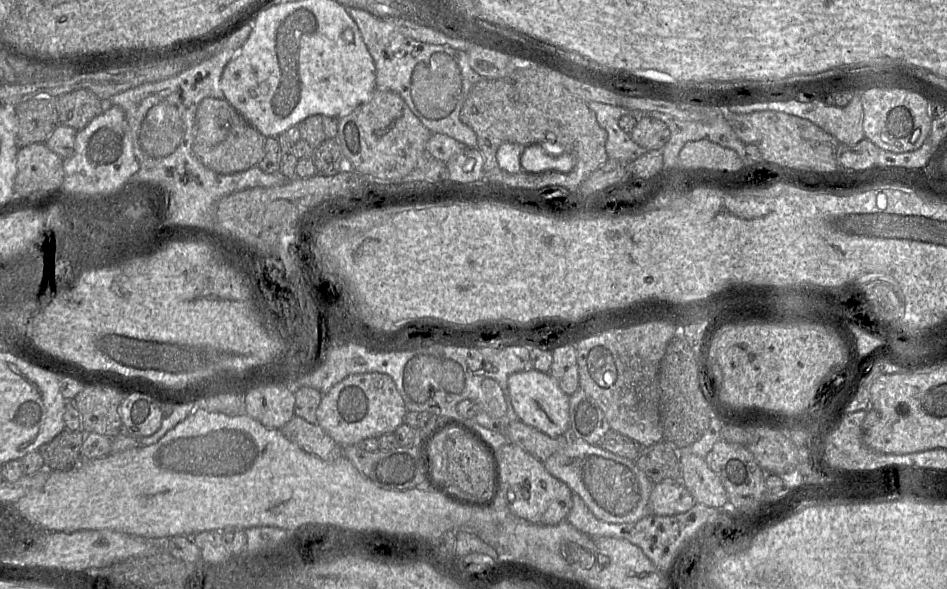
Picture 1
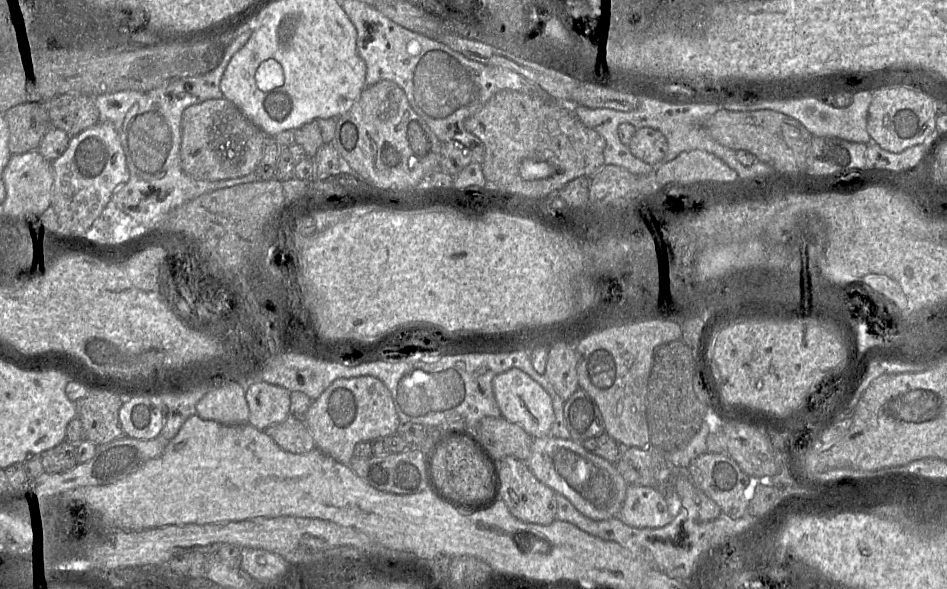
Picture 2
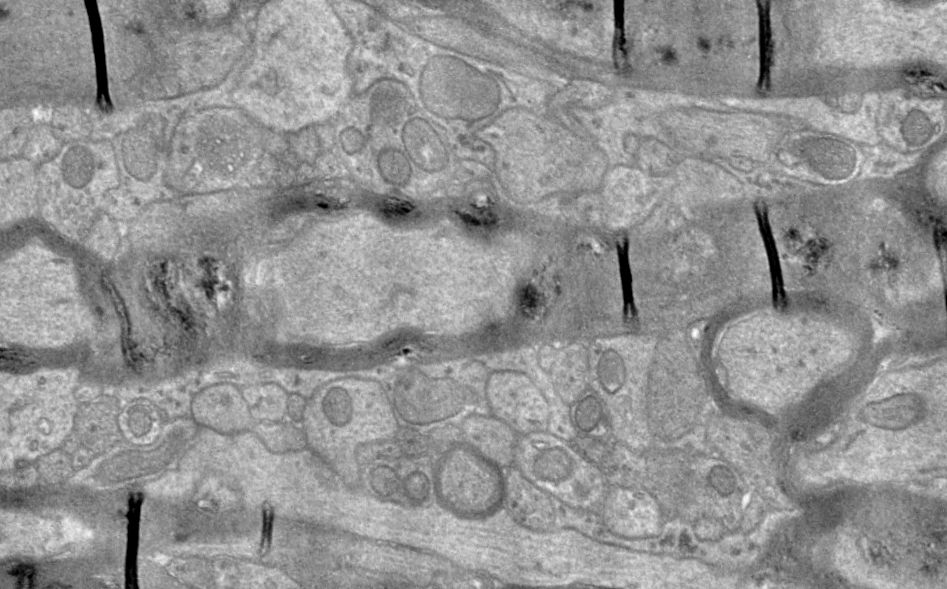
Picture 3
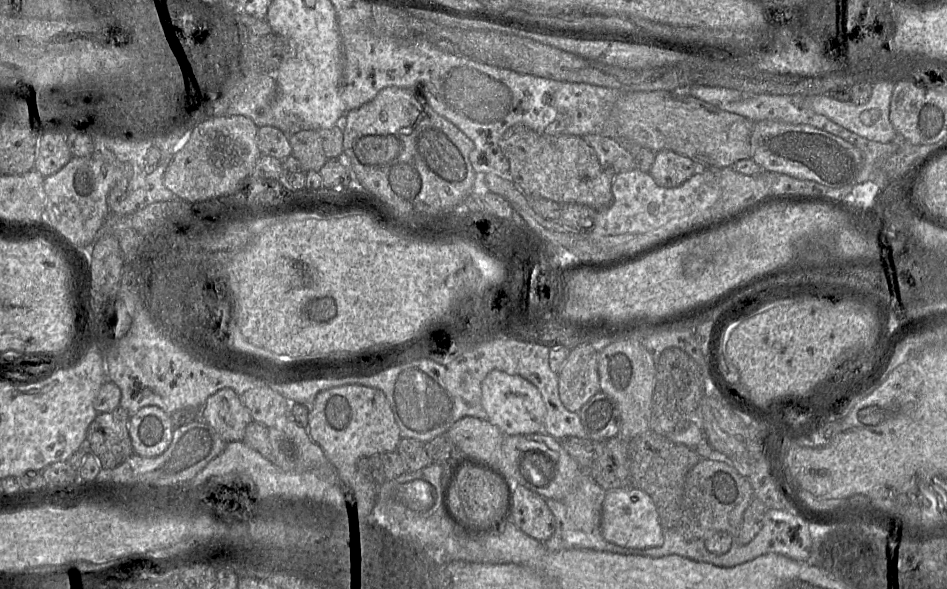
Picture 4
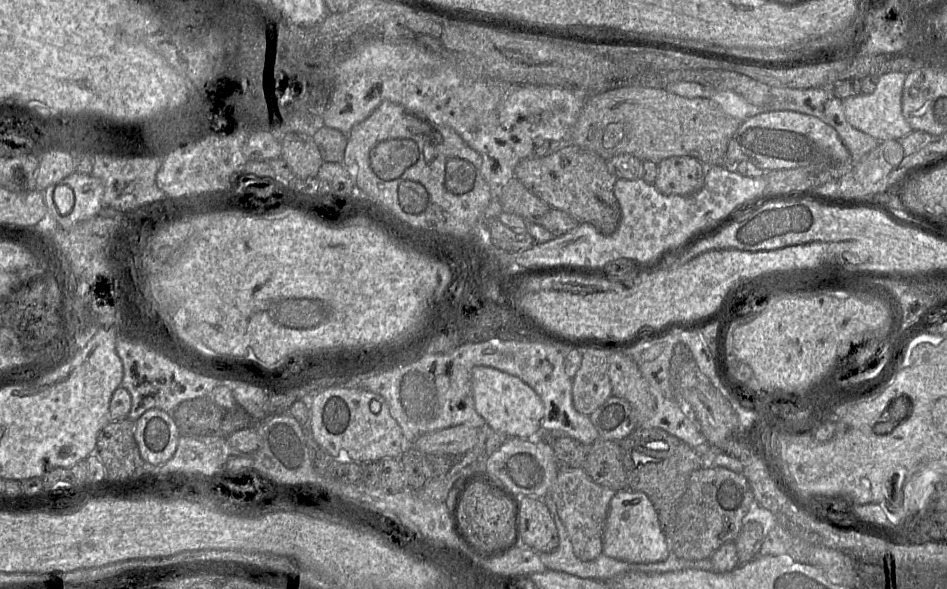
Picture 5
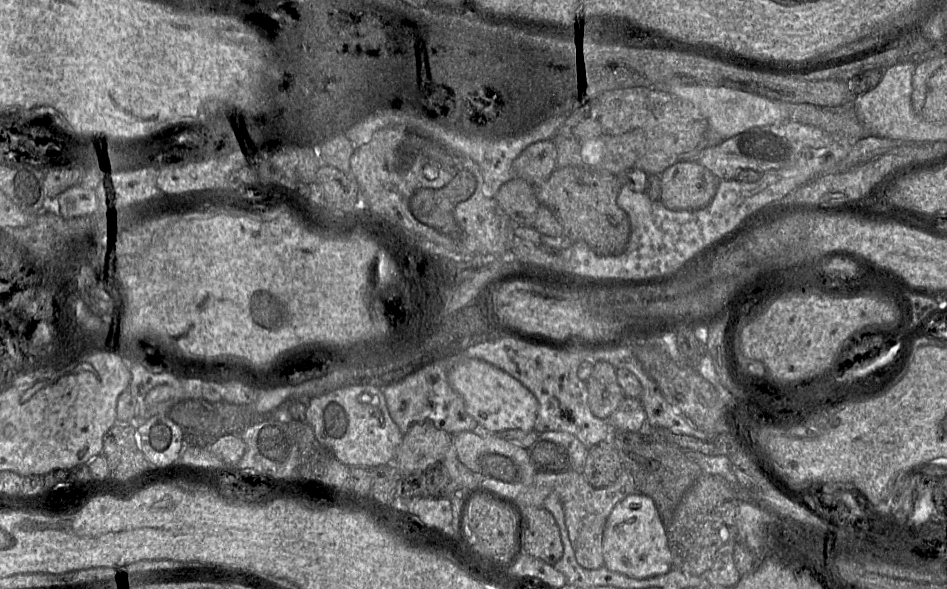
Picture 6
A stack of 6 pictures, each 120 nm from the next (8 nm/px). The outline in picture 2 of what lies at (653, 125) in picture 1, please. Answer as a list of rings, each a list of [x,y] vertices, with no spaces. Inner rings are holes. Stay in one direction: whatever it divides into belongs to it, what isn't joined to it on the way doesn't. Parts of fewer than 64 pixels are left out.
[[[650,127],[637,129],[628,147],[635,157],[652,166],[660,165],[668,152],[665,136]]]

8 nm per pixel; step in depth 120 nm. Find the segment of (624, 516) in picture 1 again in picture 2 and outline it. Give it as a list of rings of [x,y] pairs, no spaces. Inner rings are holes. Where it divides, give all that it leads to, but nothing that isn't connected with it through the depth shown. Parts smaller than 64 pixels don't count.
[[[551,435],[534,438],[526,463],[540,482],[565,496],[584,516],[596,521],[618,517],[628,484],[615,464],[588,452],[580,443]]]

